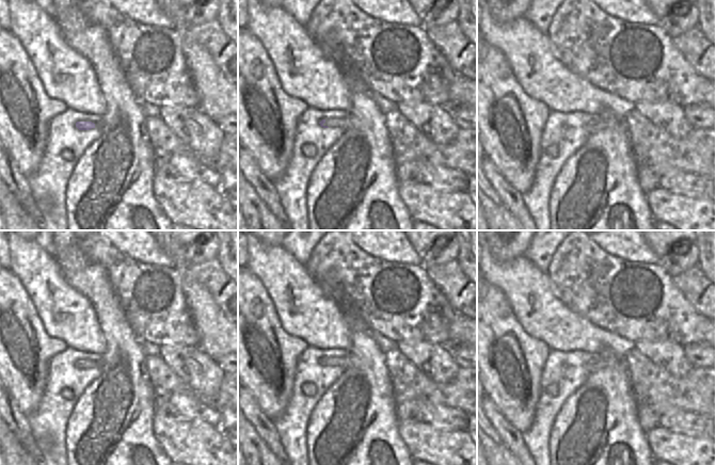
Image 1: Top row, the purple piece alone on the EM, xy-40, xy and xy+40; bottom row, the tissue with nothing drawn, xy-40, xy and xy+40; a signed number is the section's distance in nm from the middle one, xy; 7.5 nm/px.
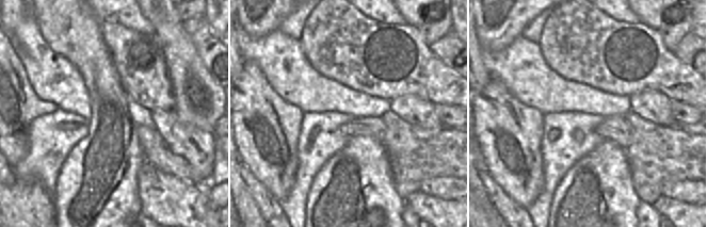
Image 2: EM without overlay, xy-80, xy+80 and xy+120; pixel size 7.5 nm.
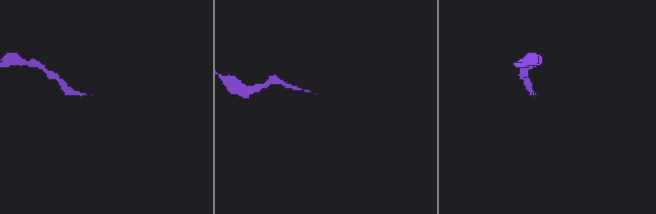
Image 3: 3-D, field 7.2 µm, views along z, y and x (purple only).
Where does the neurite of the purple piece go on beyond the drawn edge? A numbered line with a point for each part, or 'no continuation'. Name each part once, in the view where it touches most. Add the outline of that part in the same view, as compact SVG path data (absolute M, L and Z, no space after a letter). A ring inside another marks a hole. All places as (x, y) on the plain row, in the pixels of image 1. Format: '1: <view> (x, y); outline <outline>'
1: xy (344, 363); outline M325 358L323 365L330 367L341 367L346 369L349 366L349 358Z

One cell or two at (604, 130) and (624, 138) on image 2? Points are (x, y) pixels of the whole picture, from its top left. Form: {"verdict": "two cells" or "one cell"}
{"verdict": "one cell"}

